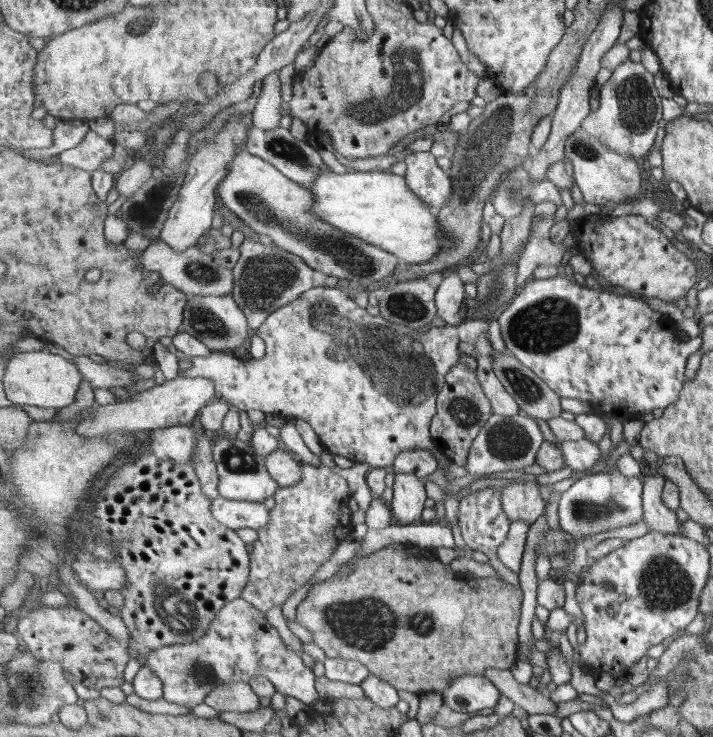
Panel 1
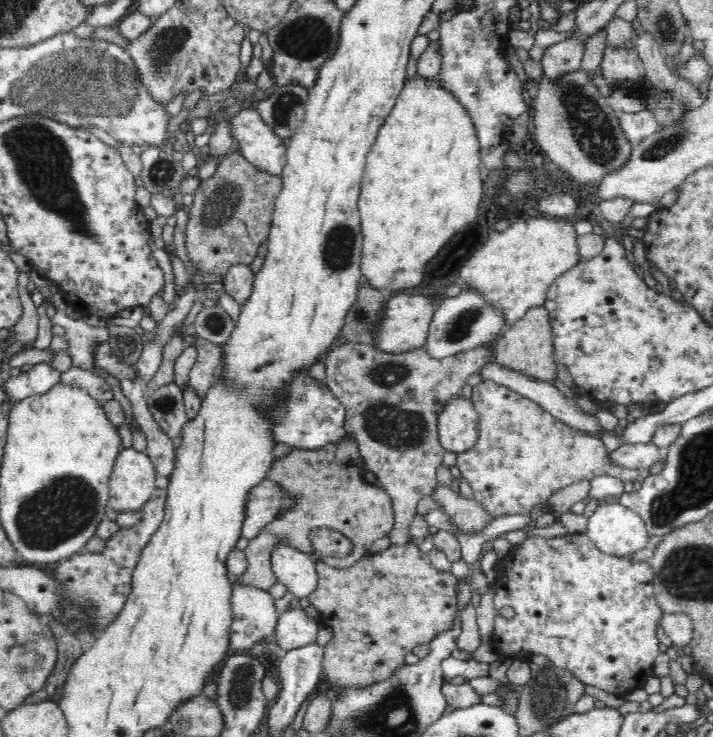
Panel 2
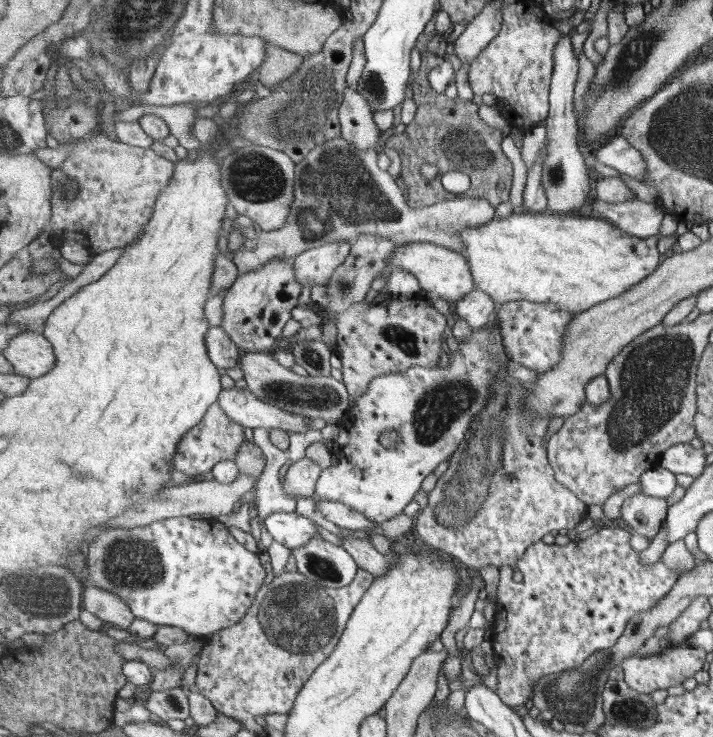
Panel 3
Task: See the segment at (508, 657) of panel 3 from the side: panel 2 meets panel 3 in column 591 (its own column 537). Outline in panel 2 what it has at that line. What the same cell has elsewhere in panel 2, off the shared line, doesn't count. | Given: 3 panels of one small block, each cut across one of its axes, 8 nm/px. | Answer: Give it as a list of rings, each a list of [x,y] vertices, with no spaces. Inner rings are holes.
[[[567,533],[565,536],[551,539],[532,535],[531,537],[526,537],[524,542],[515,547],[507,558],[500,563],[497,580],[499,582],[498,586],[495,587],[493,603],[496,610],[498,610],[498,614],[494,618],[494,630],[492,630],[490,641],[495,646],[494,652],[499,654],[498,659],[504,660],[506,655],[510,655],[515,656],[515,658],[521,658],[520,660],[528,660],[530,657],[542,655],[557,667],[568,669],[573,673],[574,677],[585,685],[596,686],[596,688],[600,688],[604,692],[615,694],[624,694],[626,690],[642,687],[647,678],[652,675],[654,661],[659,654],[659,639],[656,629],[664,615],[656,603],[653,585],[654,571],[647,561],[634,562],[630,558],[618,558],[605,554],[584,533]]]

